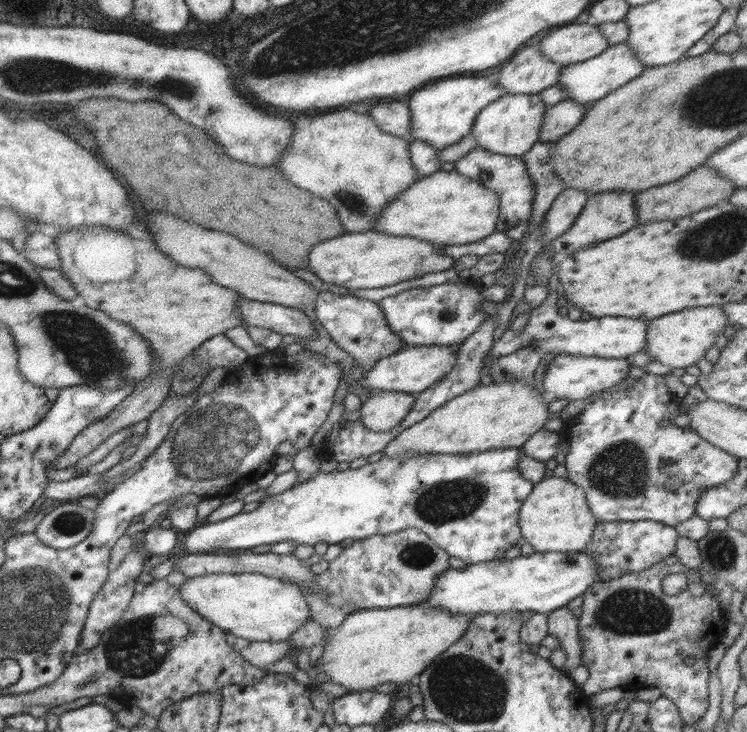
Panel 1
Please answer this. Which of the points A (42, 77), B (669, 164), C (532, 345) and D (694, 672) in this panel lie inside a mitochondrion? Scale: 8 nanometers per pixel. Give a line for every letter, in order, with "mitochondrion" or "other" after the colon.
A: mitochondrion
B: other
C: other
D: other

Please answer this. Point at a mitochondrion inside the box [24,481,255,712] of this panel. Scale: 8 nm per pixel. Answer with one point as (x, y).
(138, 648)

